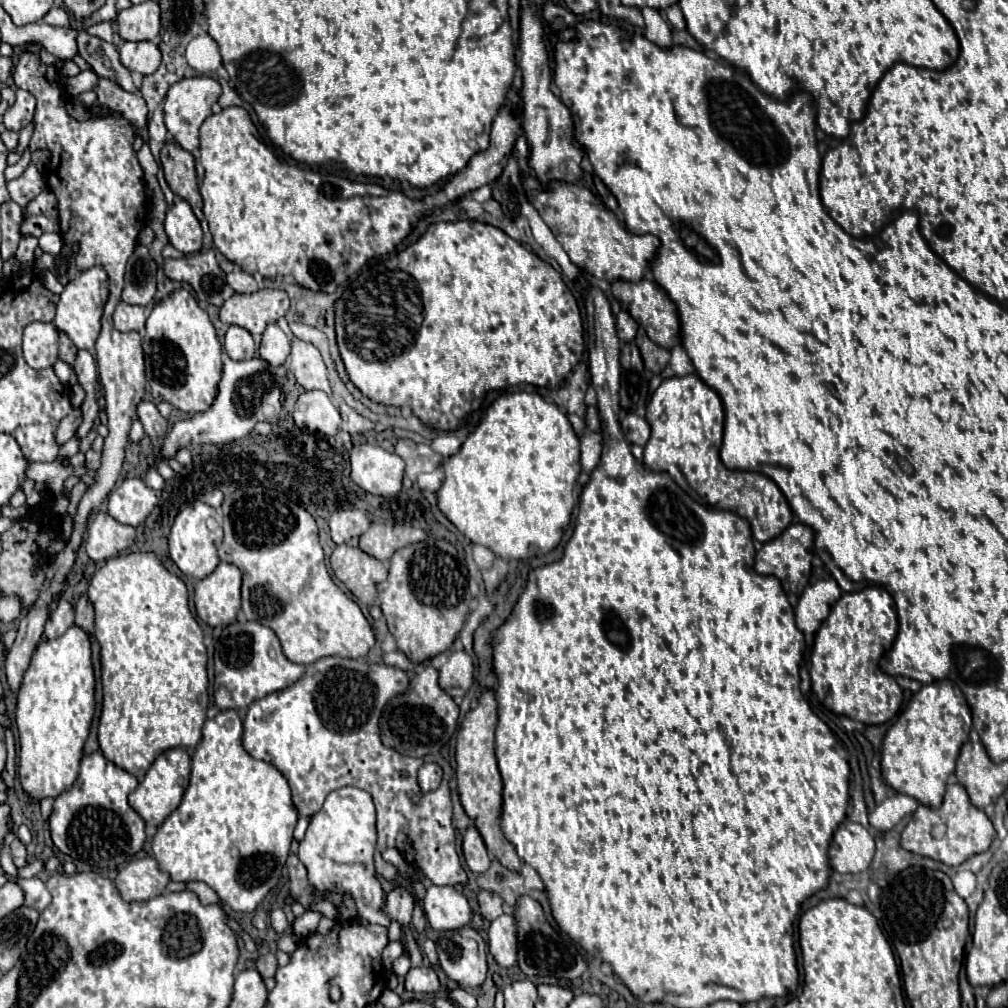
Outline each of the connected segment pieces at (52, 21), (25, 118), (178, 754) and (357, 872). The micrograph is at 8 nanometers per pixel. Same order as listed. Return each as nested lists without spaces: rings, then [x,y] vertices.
[[[52,7],[46,15],[44,15],[44,23],[52,25],[52,27],[68,27],[68,13],[60,7]]]
[[[18,89],[16,91],[16,101],[14,105],[10,105],[4,113],[4,125],[10,131],[20,131],[24,125],[28,125],[34,117],[34,95],[30,95],[28,91]]]
[[[170,749],[170,751],[162,753],[152,763],[144,781],[136,787],[136,791],[132,791],[128,795],[128,803],[142,817],[146,827],[160,827],[164,823],[164,819],[180,805],[182,795],[188,787],[188,777],[190,777],[190,757],[188,757],[188,753],[184,749]]]
[[[340,787],[328,793],[322,809],[310,819],[306,835],[300,843],[300,861],[308,869],[308,881],[320,891],[350,893],[358,907],[362,923],[390,925],[390,919],[382,915],[384,891],[374,871],[374,847],[376,847],[376,811],[372,795],[360,787]]]

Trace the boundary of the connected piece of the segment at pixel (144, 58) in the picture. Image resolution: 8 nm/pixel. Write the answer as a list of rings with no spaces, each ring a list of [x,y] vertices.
[[[124,41],[118,53],[120,53],[122,65],[128,71],[138,71],[142,75],[154,73],[160,67],[160,59],[162,59],[158,45],[154,45],[152,41],[140,41],[140,43]]]

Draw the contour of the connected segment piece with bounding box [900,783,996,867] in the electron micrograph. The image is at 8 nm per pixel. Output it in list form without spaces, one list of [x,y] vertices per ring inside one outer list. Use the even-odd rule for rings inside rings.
[[[954,783],[954,785],[948,785],[944,803],[940,809],[930,809],[926,805],[918,805],[918,809],[914,811],[906,829],[902,831],[900,845],[902,845],[902,849],[906,849],[910,853],[918,853],[918,855],[930,857],[934,861],[942,861],[944,865],[958,867],[972,855],[984,853],[992,845],[994,839],[996,839],[996,831],[994,831],[988,815],[970,803],[966,789],[960,783]],[[936,825],[944,825],[946,829],[942,833],[936,833]]]

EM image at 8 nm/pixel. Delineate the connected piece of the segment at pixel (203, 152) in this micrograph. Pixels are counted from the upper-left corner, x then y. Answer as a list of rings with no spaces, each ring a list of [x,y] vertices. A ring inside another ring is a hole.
[[[508,105],[502,107],[492,123],[490,147],[476,153],[466,169],[446,183],[442,191],[424,201],[412,201],[400,191],[386,189],[374,195],[364,183],[336,175],[324,179],[317,171],[288,164],[252,135],[252,128],[256,126],[242,107],[226,107],[210,115],[200,127],[196,173],[204,199],[204,217],[214,245],[246,273],[260,273],[264,277],[290,275],[298,285],[312,291],[334,293],[336,287],[370,257],[392,253],[412,231],[416,221],[428,215],[436,205],[460,199],[492,183],[506,167],[508,155],[516,145],[522,117]],[[338,239],[344,243],[342,249],[336,243]]]

